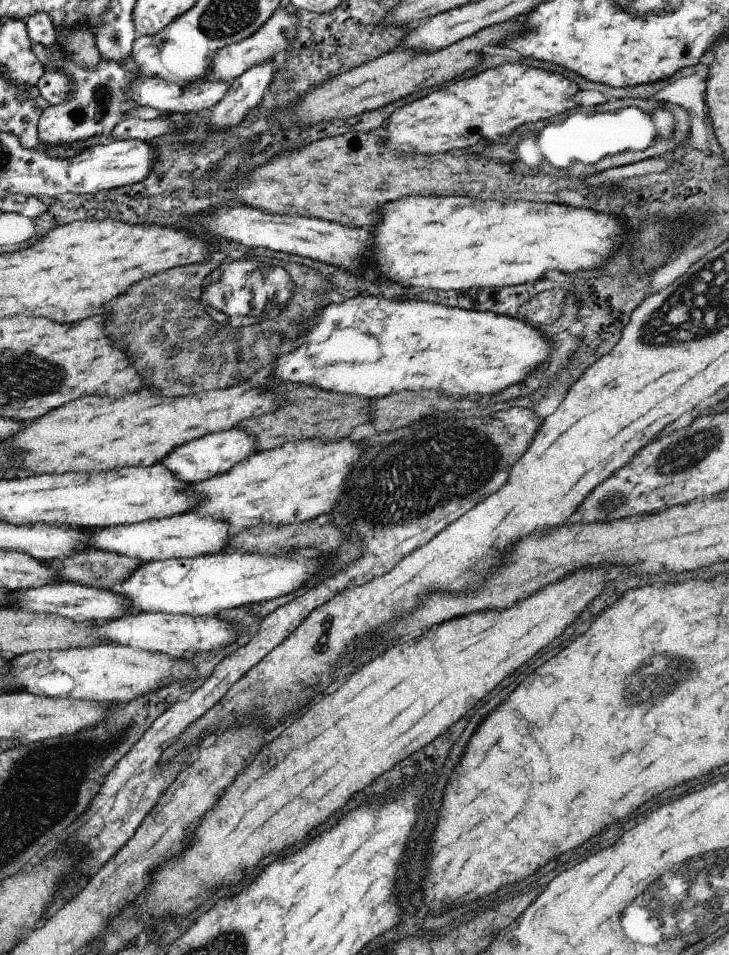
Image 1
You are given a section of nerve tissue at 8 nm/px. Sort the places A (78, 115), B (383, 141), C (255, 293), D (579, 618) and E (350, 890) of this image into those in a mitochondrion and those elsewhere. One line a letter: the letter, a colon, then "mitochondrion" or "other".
A: other
B: other
C: mitochondrion
D: other
E: other

